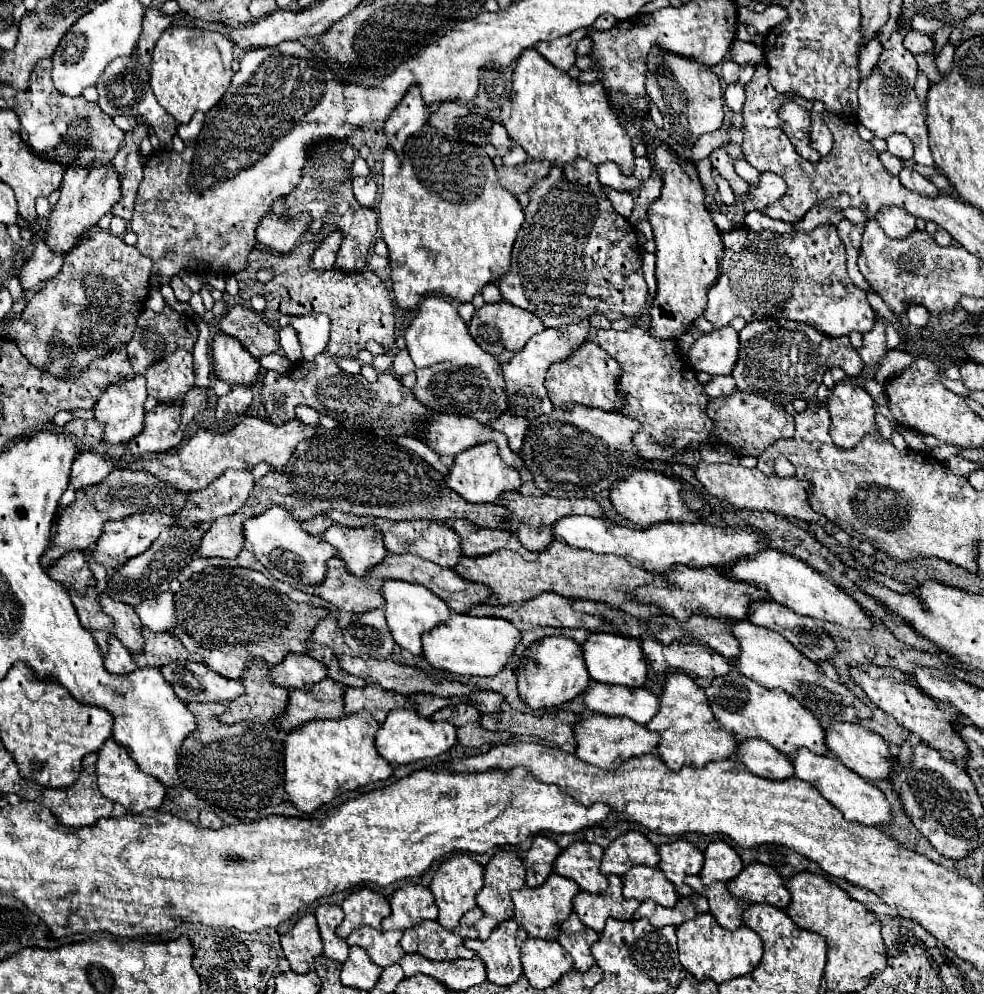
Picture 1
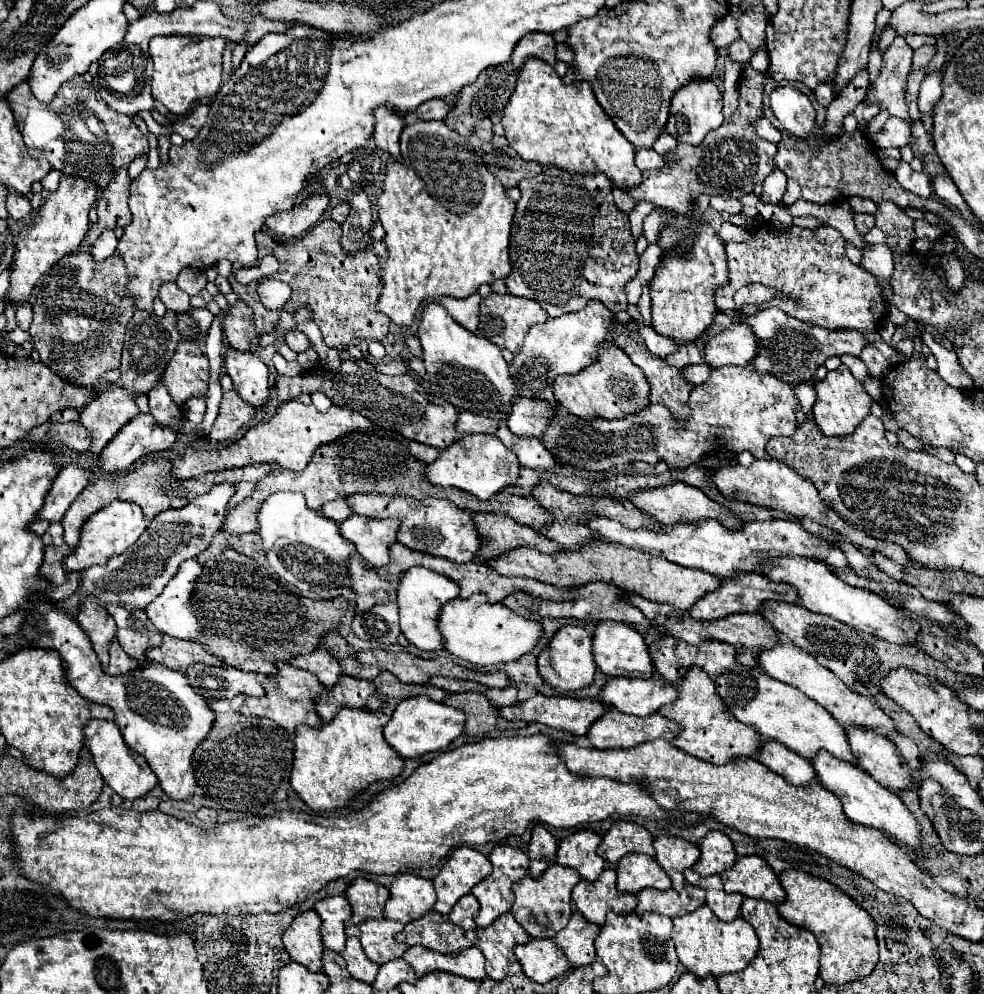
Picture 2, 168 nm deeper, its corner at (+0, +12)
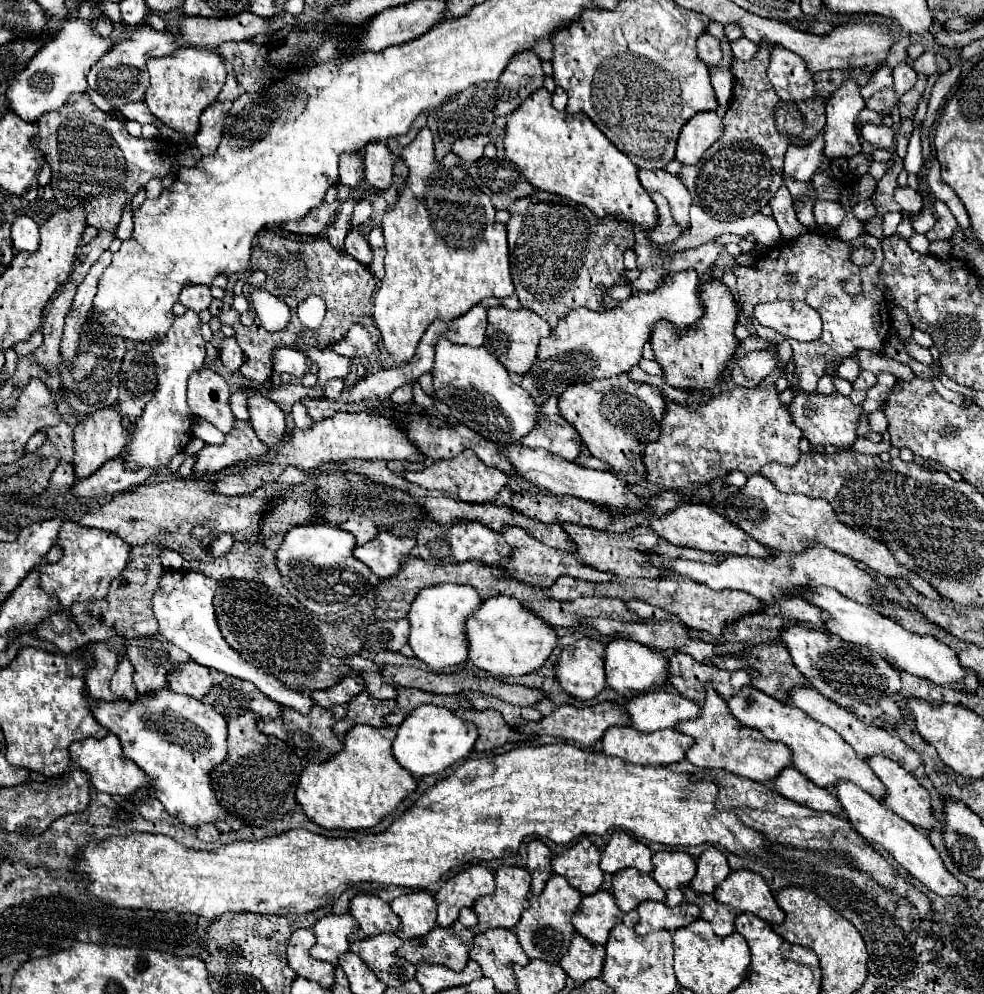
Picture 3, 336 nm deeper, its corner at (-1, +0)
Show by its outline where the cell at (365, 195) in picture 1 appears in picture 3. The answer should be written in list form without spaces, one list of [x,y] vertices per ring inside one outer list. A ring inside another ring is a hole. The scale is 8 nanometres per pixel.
[[[360,152],[350,154],[342,154],[340,156],[340,182],[350,186],[350,188],[358,188],[362,186],[364,180],[364,170],[362,170],[362,162],[360,162]]]

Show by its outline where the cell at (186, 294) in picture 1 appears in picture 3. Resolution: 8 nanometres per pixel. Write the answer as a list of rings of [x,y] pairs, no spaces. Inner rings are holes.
[[[198,284],[186,286],[186,288],[180,292],[180,302],[182,302],[188,310],[194,310],[194,312],[208,310],[208,306],[210,306],[210,302],[212,302],[210,286],[198,286]]]

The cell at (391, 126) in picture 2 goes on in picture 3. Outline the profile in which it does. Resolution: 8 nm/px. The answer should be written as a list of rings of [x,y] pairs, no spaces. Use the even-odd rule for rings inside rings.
[[[370,142],[362,150],[364,158],[364,184],[376,190],[386,190],[392,184],[396,156],[386,144]]]

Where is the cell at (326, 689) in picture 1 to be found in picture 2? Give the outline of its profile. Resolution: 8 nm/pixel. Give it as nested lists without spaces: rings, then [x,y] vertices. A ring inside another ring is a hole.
[[[339,676],[339,682],[325,690],[317,700],[315,700],[315,712],[321,716],[323,722],[333,720],[333,716],[345,708],[345,706],[353,706],[353,708],[363,708],[367,698],[375,692],[373,682],[369,680],[359,680],[353,676]]]

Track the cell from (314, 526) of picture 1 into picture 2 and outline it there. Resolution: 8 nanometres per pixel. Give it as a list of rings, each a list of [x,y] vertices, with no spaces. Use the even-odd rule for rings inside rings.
[[[335,500],[335,502],[329,502],[327,506],[323,506],[323,510],[321,510],[321,514],[327,518],[331,518],[333,522],[343,522],[347,516],[351,516],[353,512],[349,510],[349,506],[347,506],[347,502],[345,500]]]

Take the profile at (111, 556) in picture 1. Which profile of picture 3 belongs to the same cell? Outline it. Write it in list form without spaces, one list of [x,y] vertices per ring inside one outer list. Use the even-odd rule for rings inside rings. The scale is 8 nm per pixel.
[[[64,520],[56,544],[62,548],[62,558],[54,564],[42,564],[38,568],[40,588],[56,598],[64,608],[72,606],[74,602],[104,598],[108,594],[110,582],[124,570],[130,554],[130,544],[116,534],[96,528],[84,528],[78,522],[70,520]]]

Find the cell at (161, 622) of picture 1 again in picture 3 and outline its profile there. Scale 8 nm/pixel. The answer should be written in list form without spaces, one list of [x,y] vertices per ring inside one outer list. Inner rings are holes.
[[[168,570],[164,578],[160,580],[160,586],[156,590],[156,596],[152,596],[152,608],[160,624],[160,634],[172,642],[174,646],[188,652],[200,666],[214,668],[218,672],[224,672],[228,676],[248,680],[252,682],[262,694],[272,698],[274,702],[294,708],[300,714],[308,714],[314,706],[310,696],[304,696],[296,690],[284,688],[272,674],[266,674],[264,670],[252,666],[246,662],[236,650],[228,646],[224,640],[218,622],[216,622],[216,610],[214,610],[214,596],[216,596],[218,582],[200,574],[200,572],[186,572],[186,570]]]

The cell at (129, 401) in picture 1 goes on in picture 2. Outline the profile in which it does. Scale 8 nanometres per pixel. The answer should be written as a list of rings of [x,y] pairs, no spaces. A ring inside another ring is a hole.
[[[111,386],[103,390],[81,410],[79,418],[81,424],[93,434],[91,452],[99,454],[111,442],[111,438],[137,414],[139,408],[135,404],[135,394],[131,394],[127,388]]]

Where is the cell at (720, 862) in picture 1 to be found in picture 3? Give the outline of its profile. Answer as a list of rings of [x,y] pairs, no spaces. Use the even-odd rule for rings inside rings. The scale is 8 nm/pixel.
[[[714,846],[706,848],[702,856],[696,860],[696,864],[698,864],[698,872],[690,882],[690,888],[698,894],[712,894],[716,886],[730,874],[726,856]]]

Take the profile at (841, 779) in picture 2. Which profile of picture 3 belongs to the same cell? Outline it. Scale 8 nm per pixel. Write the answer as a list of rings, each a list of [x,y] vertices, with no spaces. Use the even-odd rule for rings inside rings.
[[[840,782],[830,792],[836,794],[836,798],[840,800],[842,808],[846,810],[852,826],[860,832],[860,836],[866,838],[868,842],[880,844],[910,876],[920,880],[928,890],[932,890],[938,896],[962,896],[962,898],[966,898],[966,886],[962,882],[958,882],[946,870],[942,858],[938,856],[938,852],[934,850],[934,846],[930,844],[928,836],[922,830],[916,830],[914,826],[910,826],[910,822],[902,820],[888,806],[874,800],[868,792],[864,792],[862,788],[858,788],[852,782]]]

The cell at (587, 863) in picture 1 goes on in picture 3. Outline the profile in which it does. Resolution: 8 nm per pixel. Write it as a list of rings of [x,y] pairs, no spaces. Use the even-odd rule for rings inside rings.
[[[582,838],[572,848],[568,848],[566,852],[552,860],[552,870],[554,874],[564,876],[570,886],[588,896],[598,892],[604,880],[598,862],[600,862],[598,848],[588,838]]]

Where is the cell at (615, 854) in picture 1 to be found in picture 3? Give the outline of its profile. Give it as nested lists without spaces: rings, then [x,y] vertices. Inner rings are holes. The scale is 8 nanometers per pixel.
[[[614,830],[606,850],[602,852],[600,870],[614,874],[624,868],[638,868],[640,872],[652,872],[652,852],[640,840],[630,836],[624,830]]]

